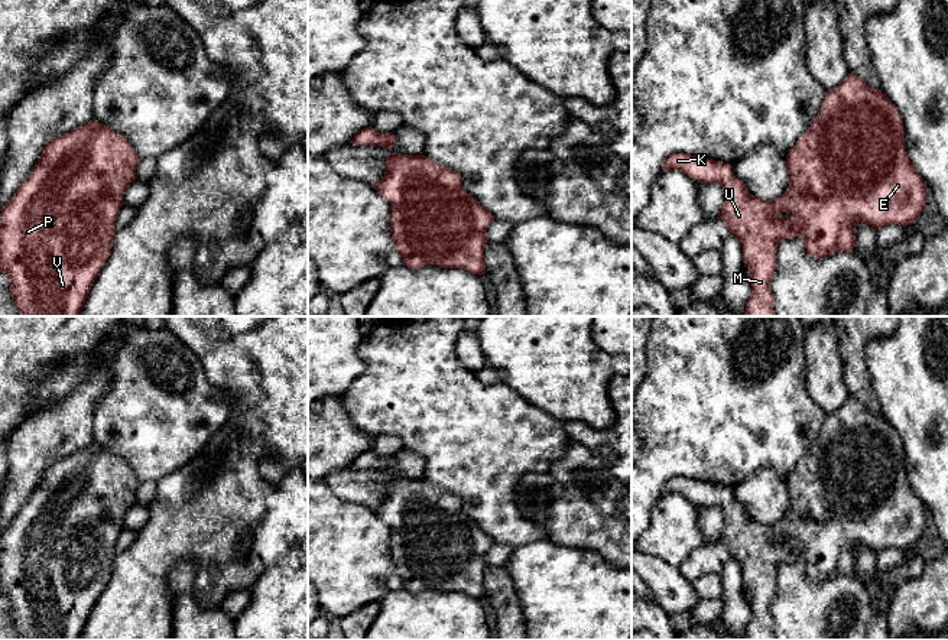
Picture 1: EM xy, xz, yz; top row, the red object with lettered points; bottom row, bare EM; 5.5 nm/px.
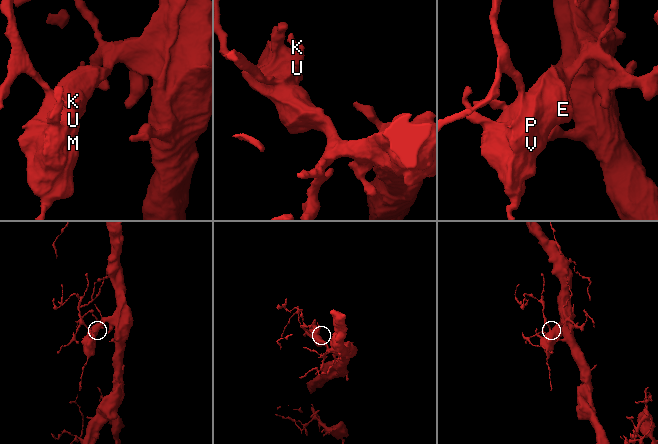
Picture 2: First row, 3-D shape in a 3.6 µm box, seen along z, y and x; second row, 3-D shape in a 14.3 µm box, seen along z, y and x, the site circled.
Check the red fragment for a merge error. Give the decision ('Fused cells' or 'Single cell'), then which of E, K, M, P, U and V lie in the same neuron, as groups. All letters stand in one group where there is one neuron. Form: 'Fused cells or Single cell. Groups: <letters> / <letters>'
Single cell. Groups: E K M P U V

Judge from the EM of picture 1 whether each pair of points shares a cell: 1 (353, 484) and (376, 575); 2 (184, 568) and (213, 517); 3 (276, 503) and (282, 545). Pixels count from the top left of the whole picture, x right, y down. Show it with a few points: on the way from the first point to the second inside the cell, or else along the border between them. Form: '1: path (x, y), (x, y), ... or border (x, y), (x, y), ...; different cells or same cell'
1: border (328, 486), (338, 497), (364, 504), (372, 510); different cells
2: border (179, 559), (190, 559), (194, 565), (195, 593); different cells
3: path (282, 513), (282, 535); same cell

